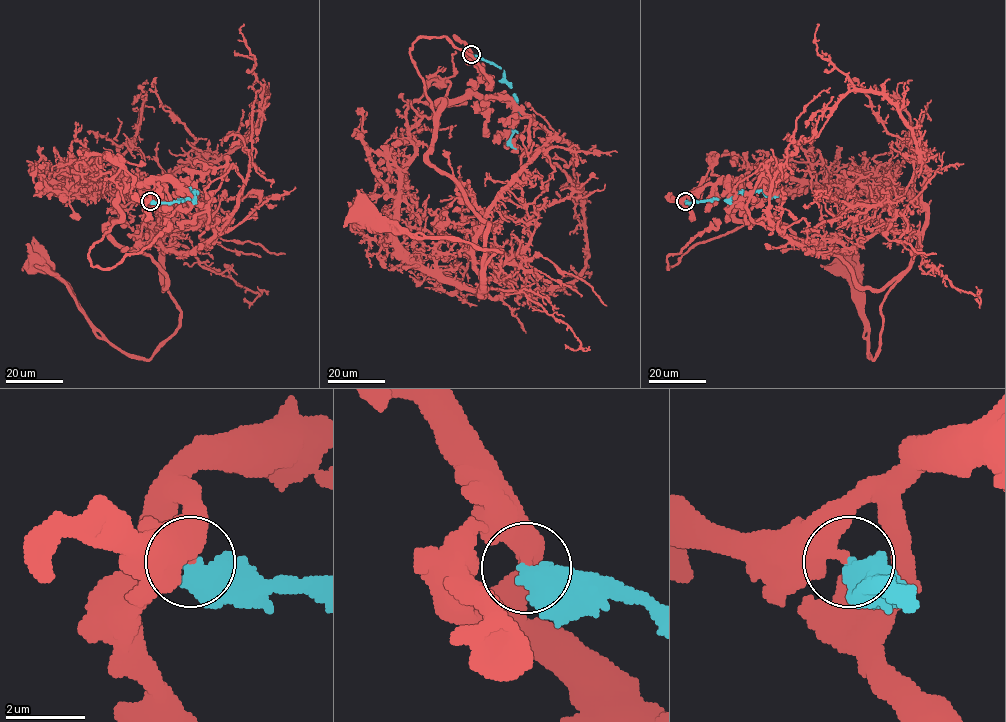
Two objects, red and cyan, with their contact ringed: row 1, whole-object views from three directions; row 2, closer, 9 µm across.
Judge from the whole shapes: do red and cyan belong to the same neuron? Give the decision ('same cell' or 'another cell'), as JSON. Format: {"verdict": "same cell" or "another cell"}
{"verdict": "another cell"}

